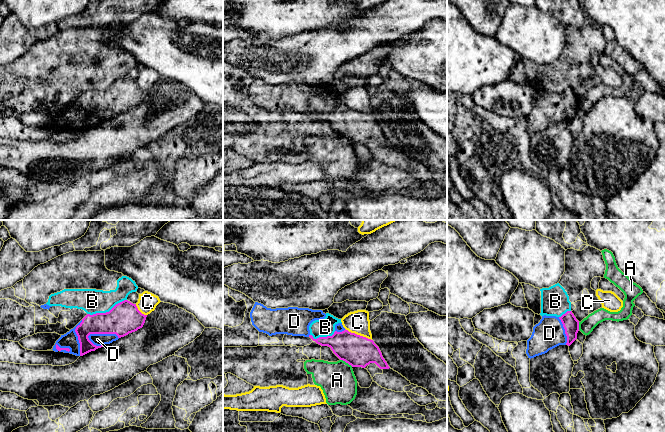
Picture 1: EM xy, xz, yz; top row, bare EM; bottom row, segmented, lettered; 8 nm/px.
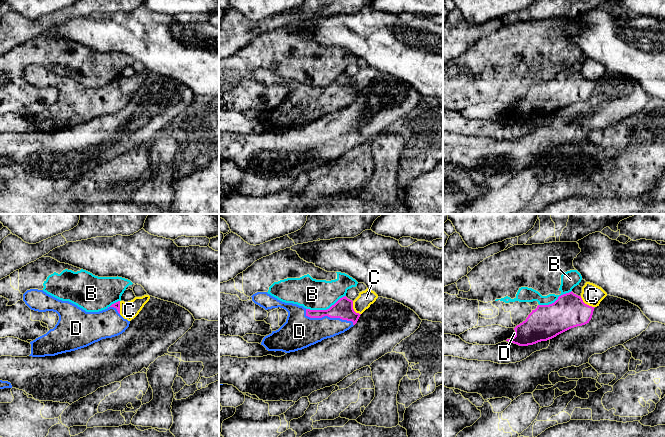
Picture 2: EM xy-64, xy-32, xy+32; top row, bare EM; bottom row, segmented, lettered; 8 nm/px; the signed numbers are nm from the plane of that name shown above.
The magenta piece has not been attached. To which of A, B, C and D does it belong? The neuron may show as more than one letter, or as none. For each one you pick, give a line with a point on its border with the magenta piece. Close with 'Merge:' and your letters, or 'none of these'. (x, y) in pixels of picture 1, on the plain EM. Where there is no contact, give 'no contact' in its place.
D: contact xy (103, 109)
Merge: D

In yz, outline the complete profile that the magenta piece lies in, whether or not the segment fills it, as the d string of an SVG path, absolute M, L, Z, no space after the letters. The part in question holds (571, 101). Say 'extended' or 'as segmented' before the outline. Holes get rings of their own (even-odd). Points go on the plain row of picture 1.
extended; M572 87L561 93L544 91L533 103L532 111L527 116L526 130L531 135L559 121L570 122L577 115L578 107L579 97Z

